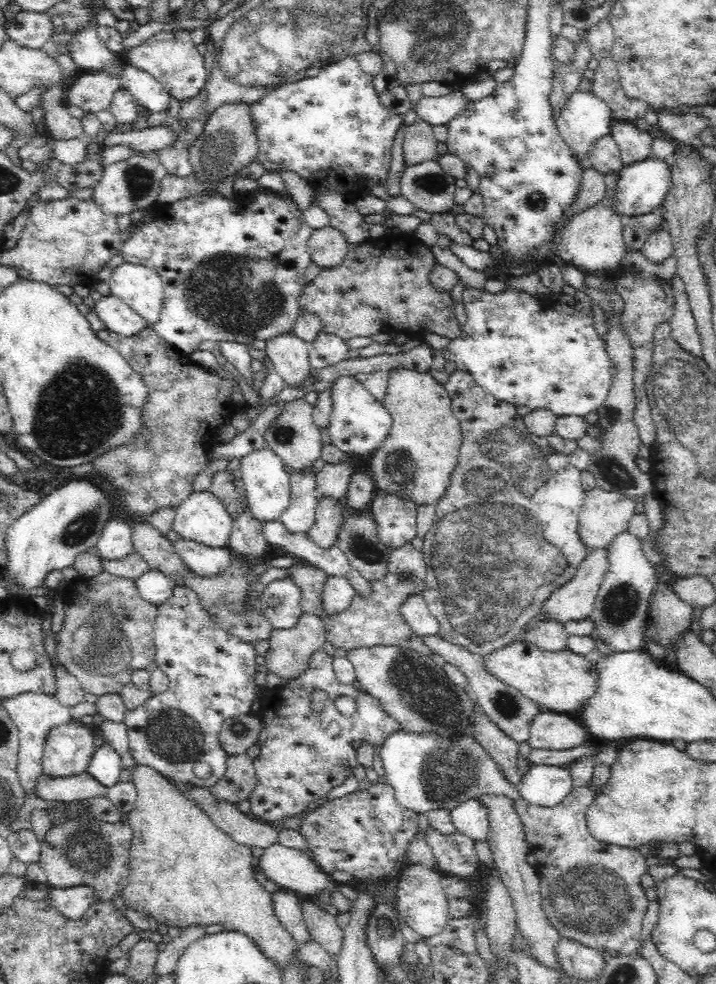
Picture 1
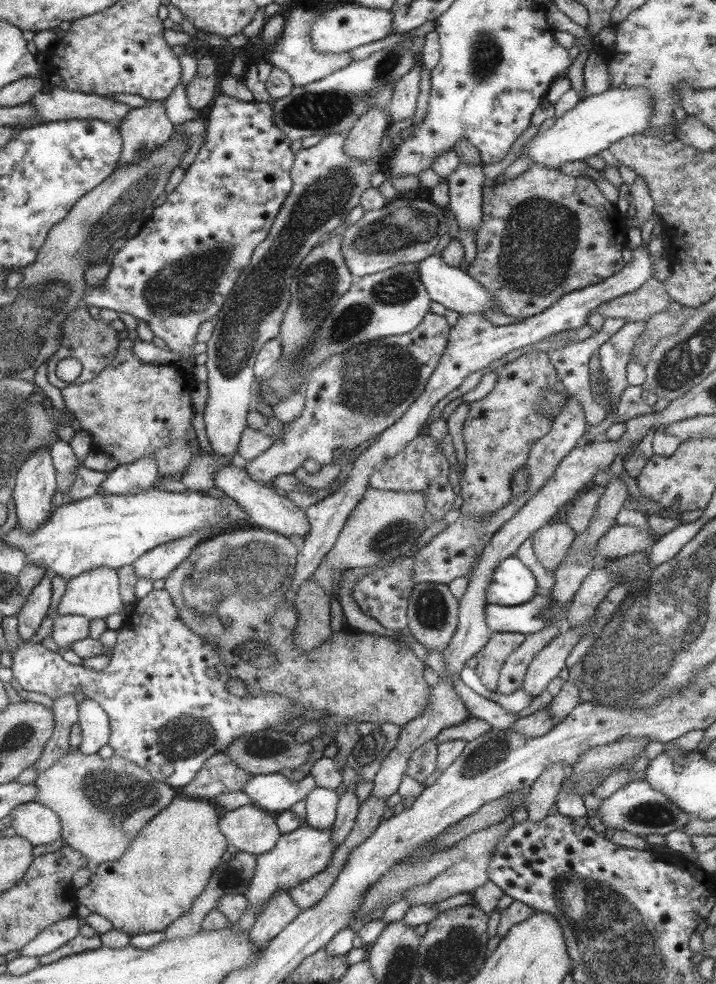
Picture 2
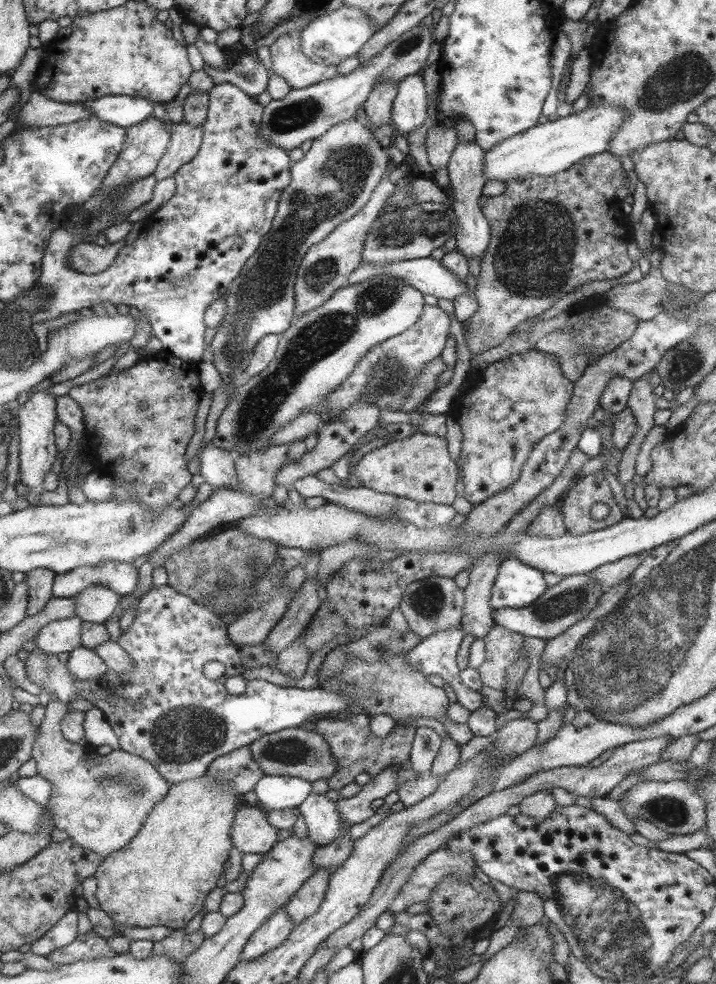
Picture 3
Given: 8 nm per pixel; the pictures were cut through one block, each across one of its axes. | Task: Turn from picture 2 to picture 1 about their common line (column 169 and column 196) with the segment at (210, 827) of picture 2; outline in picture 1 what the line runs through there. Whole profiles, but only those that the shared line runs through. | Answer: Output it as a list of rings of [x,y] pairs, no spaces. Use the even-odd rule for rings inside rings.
[[[135,762],[128,770],[130,782],[137,792],[137,801],[134,810],[127,814],[124,821],[132,831],[129,879],[120,893],[126,907],[148,914],[158,925],[177,929],[223,924],[226,931],[238,931],[250,936],[259,950],[275,962],[278,968],[287,964],[290,958],[296,957],[298,947],[274,915],[272,895],[254,877],[256,859],[251,848],[236,843],[230,834],[218,829],[202,807],[186,797],[186,793],[176,787],[177,784],[156,769]]]

